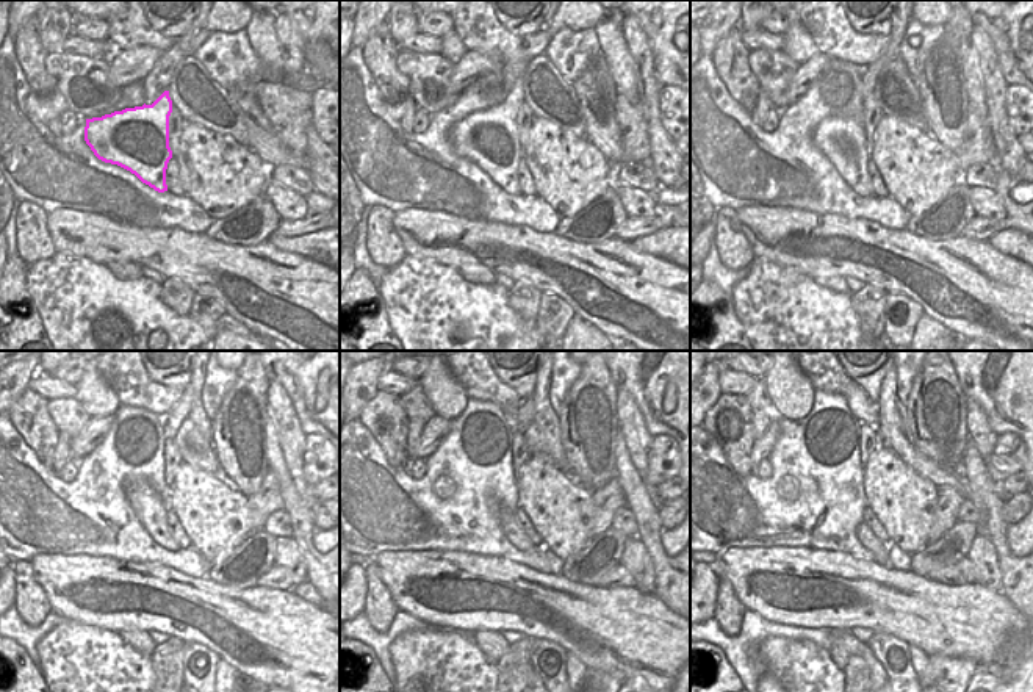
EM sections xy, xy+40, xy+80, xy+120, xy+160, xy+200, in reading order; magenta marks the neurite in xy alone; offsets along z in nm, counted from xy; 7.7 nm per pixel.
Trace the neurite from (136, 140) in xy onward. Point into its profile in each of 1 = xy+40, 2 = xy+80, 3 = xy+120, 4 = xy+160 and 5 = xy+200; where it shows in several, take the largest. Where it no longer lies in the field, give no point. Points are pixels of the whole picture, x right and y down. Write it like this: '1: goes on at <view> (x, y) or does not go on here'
1: goes on at xy+40 (489, 138)
2: goes on at xy+80 (842, 141)
3: goes on at xy+120 (151, 509)
4: goes on at xy+160 (514, 534)
5: goes on at xy+200 (880, 550)

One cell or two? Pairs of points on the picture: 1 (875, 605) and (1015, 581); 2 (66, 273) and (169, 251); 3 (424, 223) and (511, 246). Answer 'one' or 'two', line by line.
1: two
2: two
3: one

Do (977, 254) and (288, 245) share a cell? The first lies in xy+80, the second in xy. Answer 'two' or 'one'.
two

